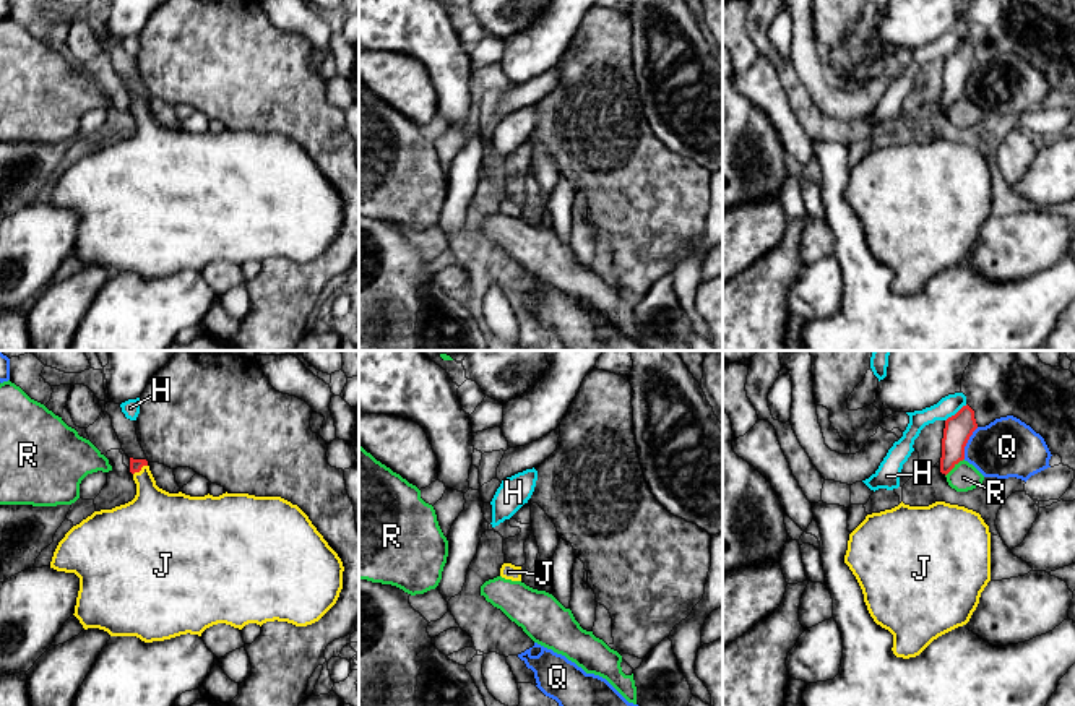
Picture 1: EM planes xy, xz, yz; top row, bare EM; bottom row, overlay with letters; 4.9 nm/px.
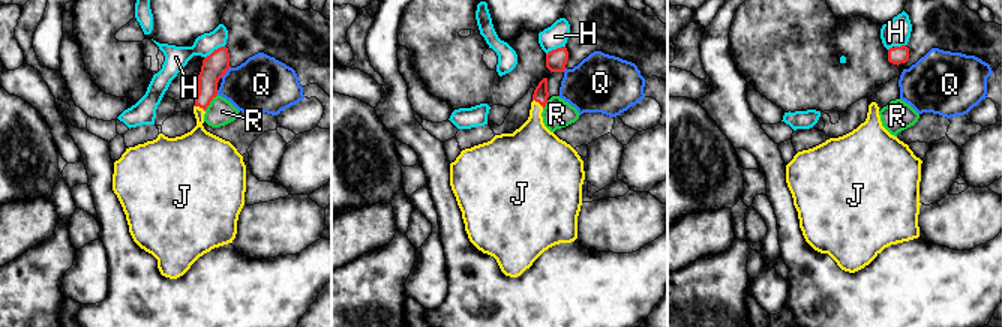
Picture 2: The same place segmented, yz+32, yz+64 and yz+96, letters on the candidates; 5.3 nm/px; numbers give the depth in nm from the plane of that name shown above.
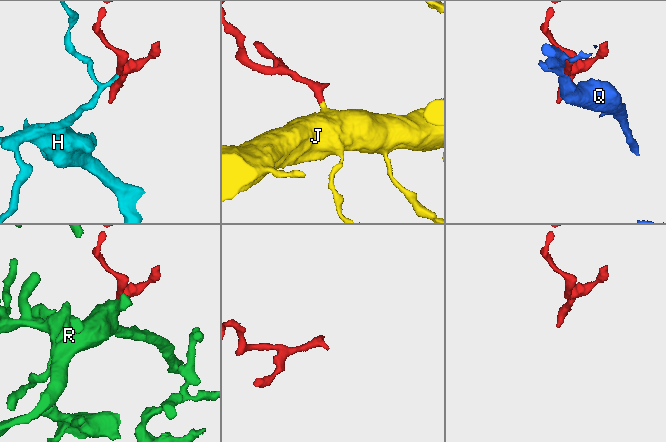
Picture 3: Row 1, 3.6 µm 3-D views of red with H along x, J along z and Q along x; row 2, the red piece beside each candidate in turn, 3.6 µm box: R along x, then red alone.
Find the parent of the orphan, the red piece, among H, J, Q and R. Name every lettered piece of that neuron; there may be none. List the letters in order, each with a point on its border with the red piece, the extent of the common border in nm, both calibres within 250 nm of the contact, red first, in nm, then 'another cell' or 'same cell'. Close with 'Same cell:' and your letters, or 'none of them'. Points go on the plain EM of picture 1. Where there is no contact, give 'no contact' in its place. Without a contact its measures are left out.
H: meets red in yz at (957, 49); contact 140 nm long; 140 nm thick on the red side, 100 nm on the other; another cell
J: meets red in xy at (140, 106); contact 90 nm long; 60 nm thick on the red side, 280 nm on the other; same cell
Q: meets red in yz at (967, 78); contact 180 nm long; 140 nm thick on the red side, 300 nm on the other; another cell
R: meets red in yz at (954, 103); contact 130 nm long; 140 nm thick on the red side, 140 nm on the other; another cell
Same cell: J

